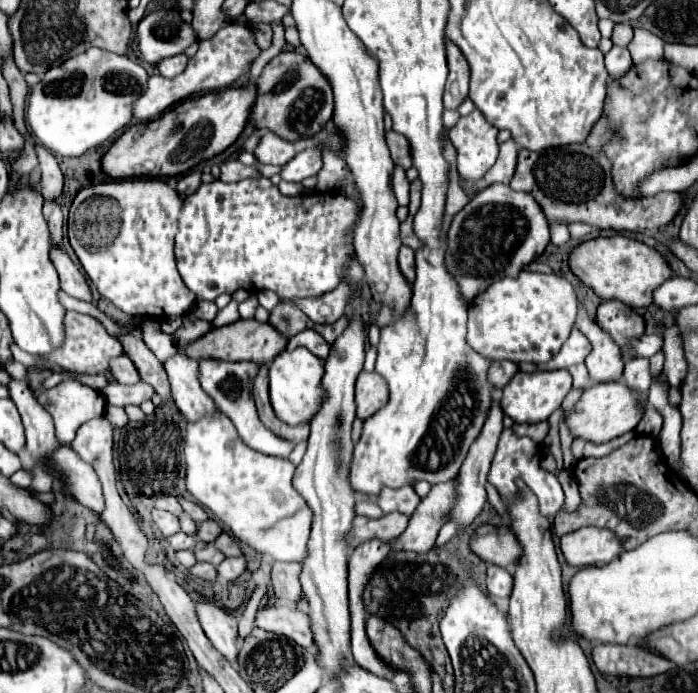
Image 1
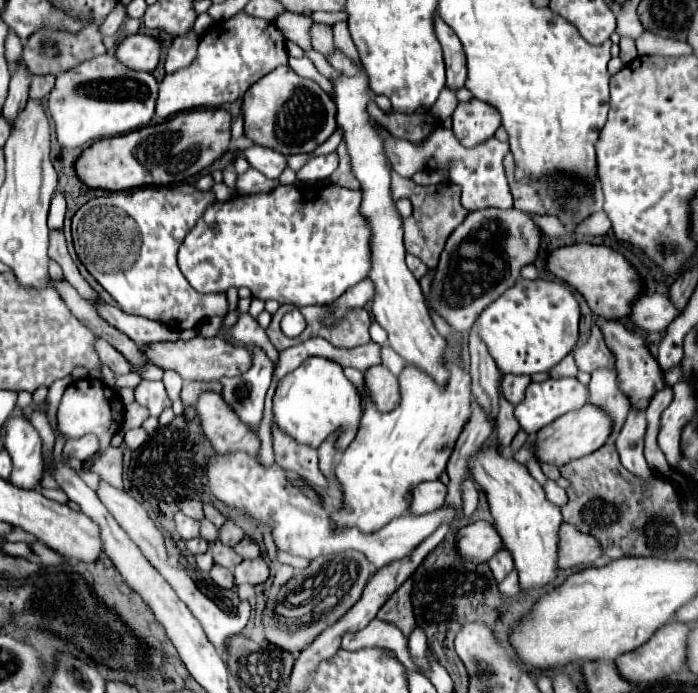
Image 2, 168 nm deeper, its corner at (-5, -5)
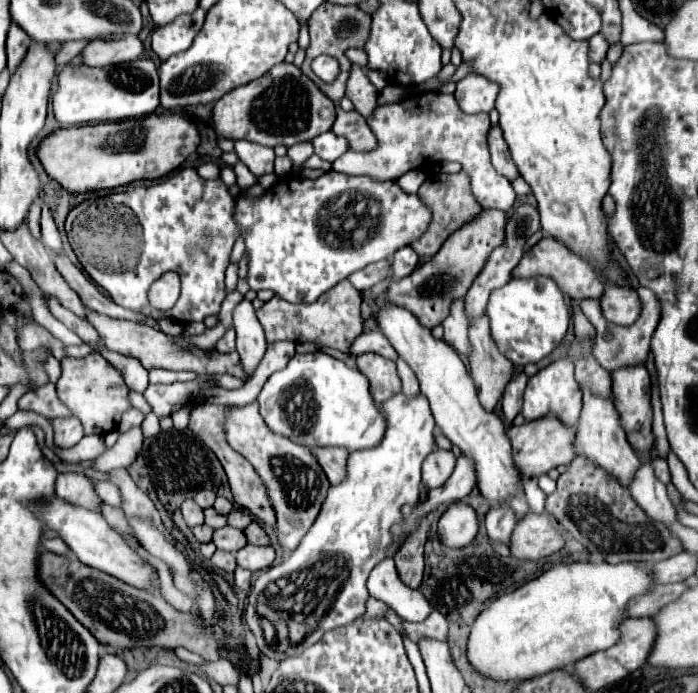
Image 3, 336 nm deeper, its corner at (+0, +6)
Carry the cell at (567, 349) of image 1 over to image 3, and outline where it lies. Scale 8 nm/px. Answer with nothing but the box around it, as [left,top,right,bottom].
[579,286,661,372]

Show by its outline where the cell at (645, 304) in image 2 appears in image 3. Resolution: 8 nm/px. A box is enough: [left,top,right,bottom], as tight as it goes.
[601,286,641,326]

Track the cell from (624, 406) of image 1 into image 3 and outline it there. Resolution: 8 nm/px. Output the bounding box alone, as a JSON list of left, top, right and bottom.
[507,414,575,478]

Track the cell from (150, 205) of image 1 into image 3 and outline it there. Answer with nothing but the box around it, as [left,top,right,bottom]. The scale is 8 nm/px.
[65,168,237,324]

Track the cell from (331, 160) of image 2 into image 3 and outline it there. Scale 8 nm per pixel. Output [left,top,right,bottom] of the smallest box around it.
[311,132,347,162]

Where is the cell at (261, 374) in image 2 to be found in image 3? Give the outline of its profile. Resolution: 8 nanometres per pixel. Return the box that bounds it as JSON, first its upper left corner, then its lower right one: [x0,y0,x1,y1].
[233,300,267,378]

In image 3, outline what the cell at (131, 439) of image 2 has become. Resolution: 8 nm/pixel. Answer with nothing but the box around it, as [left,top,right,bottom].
[93,428,143,472]

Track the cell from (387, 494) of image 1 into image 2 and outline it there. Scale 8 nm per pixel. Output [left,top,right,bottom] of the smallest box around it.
[410,479,446,515]

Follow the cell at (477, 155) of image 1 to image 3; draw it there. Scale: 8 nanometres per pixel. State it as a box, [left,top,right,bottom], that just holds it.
[455,76,497,114]

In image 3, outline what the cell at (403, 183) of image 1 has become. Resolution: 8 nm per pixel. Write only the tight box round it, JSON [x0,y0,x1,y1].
[333,92,517,210]

